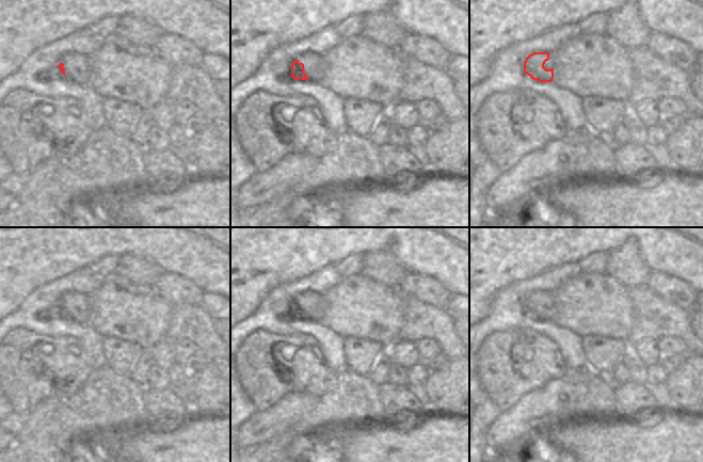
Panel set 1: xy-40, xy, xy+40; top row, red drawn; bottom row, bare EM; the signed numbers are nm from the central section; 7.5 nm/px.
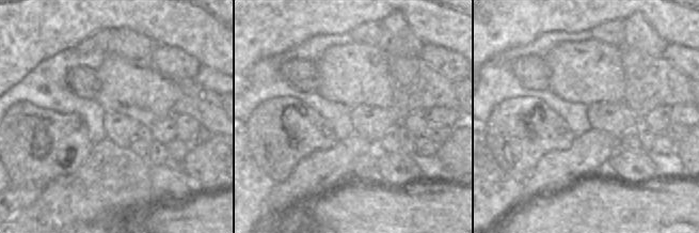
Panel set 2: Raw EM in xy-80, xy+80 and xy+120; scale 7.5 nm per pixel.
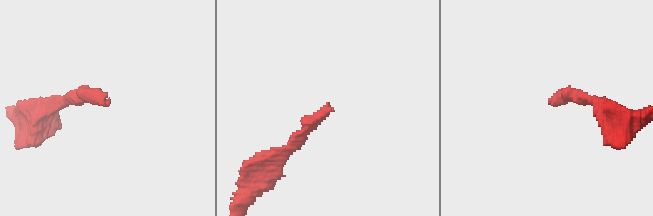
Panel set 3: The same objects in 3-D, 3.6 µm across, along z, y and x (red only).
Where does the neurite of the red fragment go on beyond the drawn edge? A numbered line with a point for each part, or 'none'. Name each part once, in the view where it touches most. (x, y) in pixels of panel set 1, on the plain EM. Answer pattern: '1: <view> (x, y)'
1: xy (314, 303)

